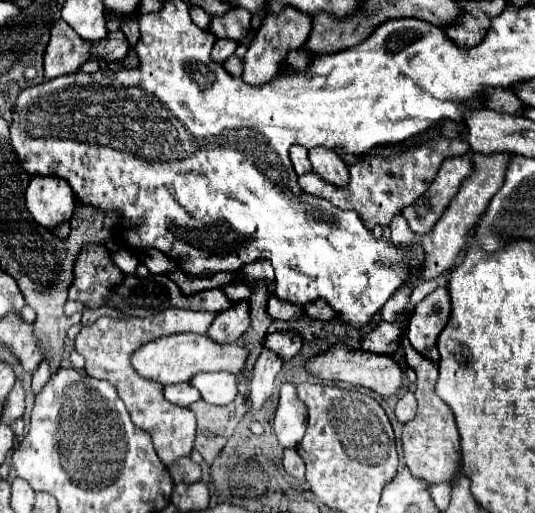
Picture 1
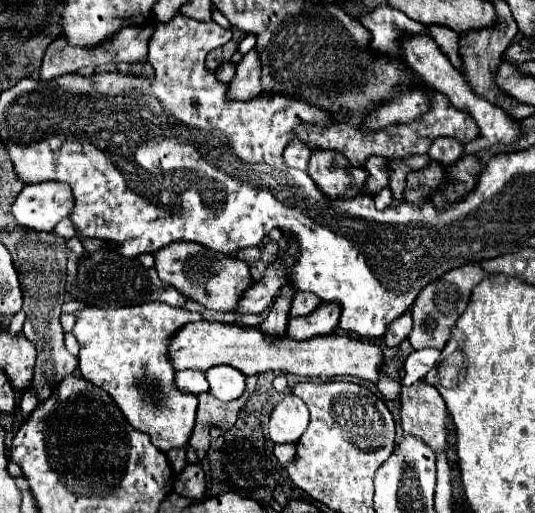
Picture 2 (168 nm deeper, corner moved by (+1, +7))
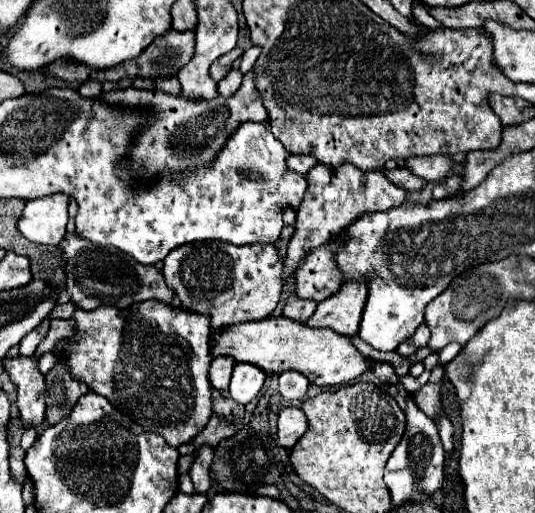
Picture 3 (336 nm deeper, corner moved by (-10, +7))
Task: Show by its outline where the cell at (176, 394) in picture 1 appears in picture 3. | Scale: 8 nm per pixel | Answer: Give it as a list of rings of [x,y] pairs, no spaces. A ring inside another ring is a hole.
[[[214,357],[212,359],[210,371],[208,371],[208,379],[210,379],[210,385],[214,389],[222,389],[222,391],[228,389],[232,365],[234,365],[232,357]]]

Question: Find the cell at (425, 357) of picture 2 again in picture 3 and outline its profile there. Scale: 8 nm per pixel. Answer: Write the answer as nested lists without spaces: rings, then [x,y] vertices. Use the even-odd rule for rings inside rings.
[[[450,343],[450,345],[446,345],[444,349],[440,349],[436,355],[438,355],[438,359],[440,359],[440,365],[446,365],[448,361],[452,361],[458,353],[460,353],[460,345],[458,343]]]

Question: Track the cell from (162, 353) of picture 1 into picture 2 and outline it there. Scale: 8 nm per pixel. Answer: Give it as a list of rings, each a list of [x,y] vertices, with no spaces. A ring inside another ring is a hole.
[[[195,321],[185,325],[171,341],[169,347],[171,363],[177,371],[181,369],[201,369],[229,365],[239,369],[243,375],[259,375],[265,371],[285,371],[299,377],[341,377],[351,375],[367,381],[377,381],[381,371],[381,349],[379,345],[363,339],[353,339],[349,335],[317,335],[307,341],[295,341],[289,335],[269,337],[259,327],[227,325],[219,321]]]

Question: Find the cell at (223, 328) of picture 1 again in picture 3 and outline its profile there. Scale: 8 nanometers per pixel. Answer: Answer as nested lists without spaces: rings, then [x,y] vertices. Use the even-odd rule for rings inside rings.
[[[316,165],[306,175],[306,181],[308,191],[296,213],[296,231],[288,243],[284,257],[284,279],[290,279],[296,273],[296,265],[300,265],[302,257],[306,257],[312,249],[326,245],[332,237],[340,235],[344,227],[348,227],[356,217],[368,211],[388,211],[390,207],[402,205],[406,197],[406,191],[392,185],[392,181],[388,181],[382,171],[366,173],[354,165],[338,165],[336,169],[332,169],[332,165]]]

